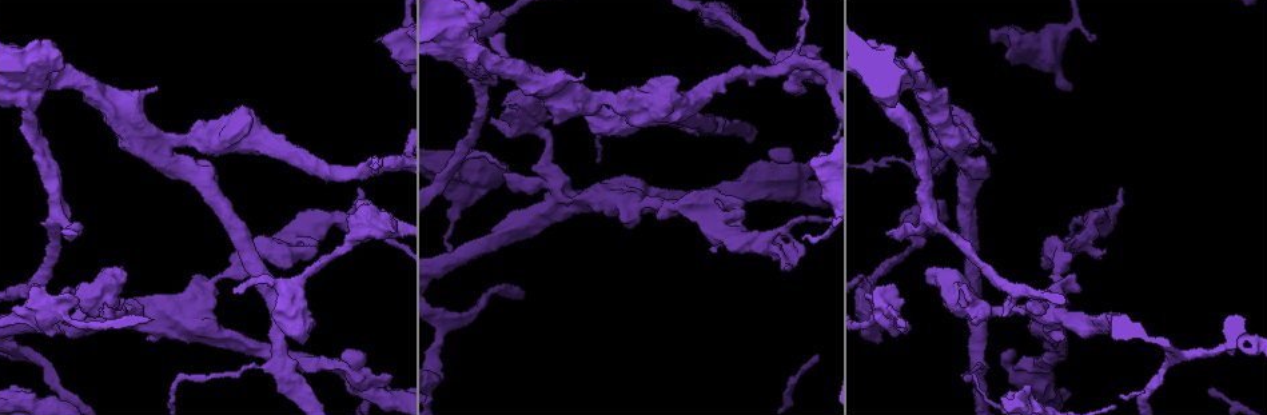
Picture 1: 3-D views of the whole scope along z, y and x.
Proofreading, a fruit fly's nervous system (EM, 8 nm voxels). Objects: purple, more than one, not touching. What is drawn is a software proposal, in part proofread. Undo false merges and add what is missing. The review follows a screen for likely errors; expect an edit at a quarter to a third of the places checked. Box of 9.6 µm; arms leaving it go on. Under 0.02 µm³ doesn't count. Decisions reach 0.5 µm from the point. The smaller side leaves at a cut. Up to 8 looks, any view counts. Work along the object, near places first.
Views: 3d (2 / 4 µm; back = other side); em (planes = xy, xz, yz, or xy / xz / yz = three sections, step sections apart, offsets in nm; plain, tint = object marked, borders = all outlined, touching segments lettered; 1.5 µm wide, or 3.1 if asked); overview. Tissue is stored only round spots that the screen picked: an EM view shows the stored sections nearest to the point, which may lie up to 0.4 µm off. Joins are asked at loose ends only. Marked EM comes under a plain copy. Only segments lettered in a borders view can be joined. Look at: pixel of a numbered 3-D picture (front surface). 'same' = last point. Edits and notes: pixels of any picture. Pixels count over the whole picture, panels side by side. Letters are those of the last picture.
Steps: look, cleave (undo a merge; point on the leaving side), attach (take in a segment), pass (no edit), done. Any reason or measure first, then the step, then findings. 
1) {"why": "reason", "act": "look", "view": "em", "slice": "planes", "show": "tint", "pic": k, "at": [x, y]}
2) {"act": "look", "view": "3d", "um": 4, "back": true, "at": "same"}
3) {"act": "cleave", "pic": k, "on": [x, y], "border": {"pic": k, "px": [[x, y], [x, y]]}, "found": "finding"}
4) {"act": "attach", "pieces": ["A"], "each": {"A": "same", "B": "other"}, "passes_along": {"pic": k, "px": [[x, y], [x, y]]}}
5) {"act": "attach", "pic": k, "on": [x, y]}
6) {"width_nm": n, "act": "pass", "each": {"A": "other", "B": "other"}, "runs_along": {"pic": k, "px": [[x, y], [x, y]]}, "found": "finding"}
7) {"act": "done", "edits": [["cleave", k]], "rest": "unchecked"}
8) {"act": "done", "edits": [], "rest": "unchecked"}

{"why": "sharp bend", "act": "look", "view": "3d", "um": 2, "pic": 1, "at": [950, 282]}

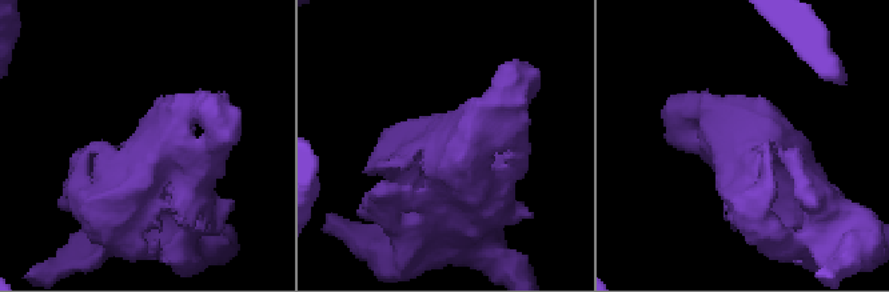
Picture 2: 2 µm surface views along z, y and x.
{"act": "look", "view": "em", "slice": "planes", "show": "borders", "pic": 2, "at": [450, 146]}

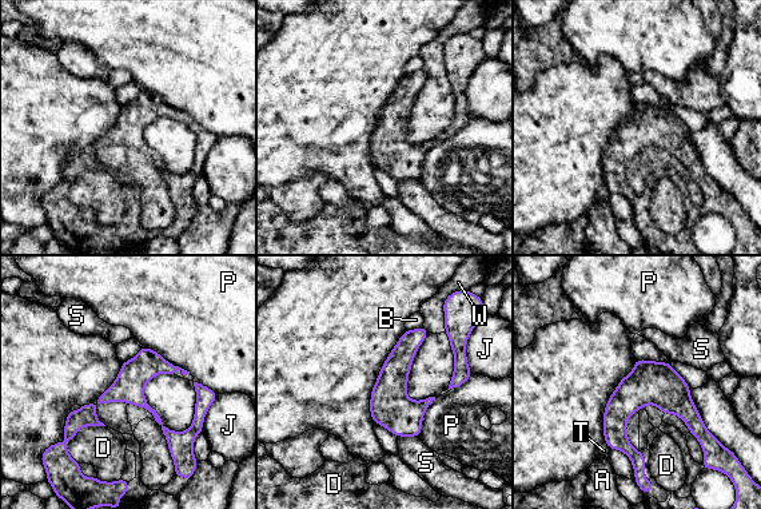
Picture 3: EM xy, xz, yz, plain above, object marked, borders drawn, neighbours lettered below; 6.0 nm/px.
{"width_nm": 190, "act": "pass", "each": {"A": "other", "B": "other", "D": "other", "J": "other", "P": "other", "S": "other", "T": "other", "W": "other"}, "found": "all the same neuron"}

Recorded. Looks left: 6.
{"why": "free end", "act": "look", "view": "em", "slice": "yz", "step": 4, "show": "tint", "pic": 1, "at": [503, 34]}

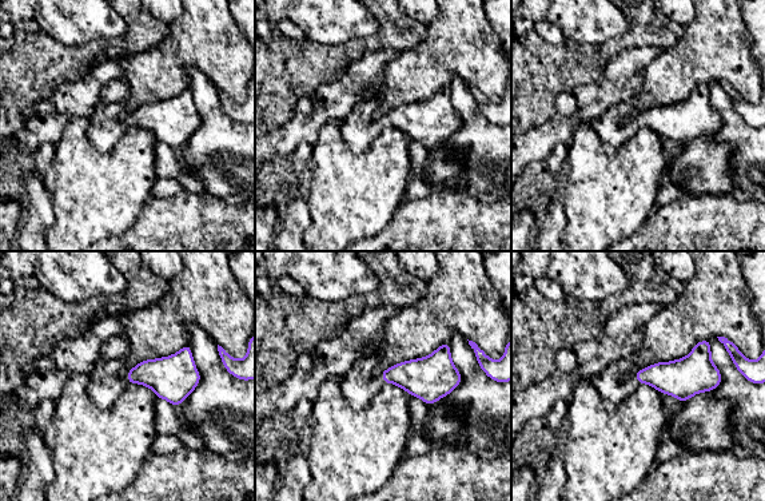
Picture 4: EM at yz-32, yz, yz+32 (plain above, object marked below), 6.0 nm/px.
{"act": "look", "view": "em", "slice": "planes", "show": "borders", "at": "same"}

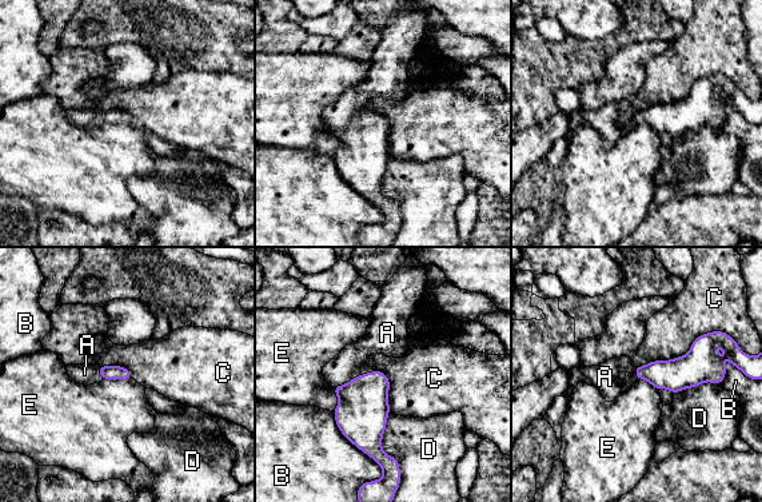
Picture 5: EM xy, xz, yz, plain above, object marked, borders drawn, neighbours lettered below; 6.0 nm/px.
{"act": "attach", "pieces": ["A"], "each": {"A": "same", "B": "other", "C": "other", "D": "other", "E": "other"}, "found": "the neuron continues"}

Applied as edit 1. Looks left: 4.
{"why": "free end", "act": "look", "view": "3d", "um": 2, "pic": 1, "at": [391, 376]}

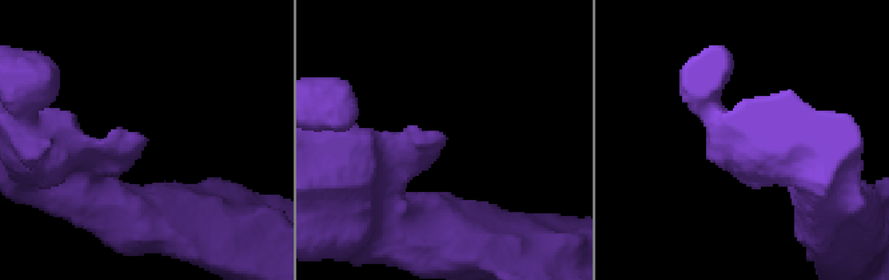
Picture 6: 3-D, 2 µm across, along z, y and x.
{"why": "now the EM", "act": "look", "view": "em", "slice": "yz", "step": 8, "show": "borders", "pic": 6, "at": [441, 135]}

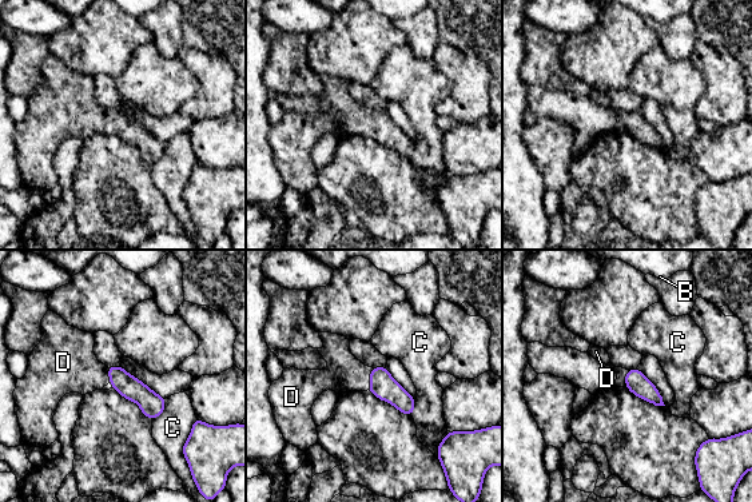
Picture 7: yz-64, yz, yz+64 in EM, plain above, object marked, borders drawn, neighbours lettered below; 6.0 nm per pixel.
{"width_nm": 140, "act": "attach", "pieces": ["D"], "each": {"B": "other", "C": "other", "D": "same"}, "passes_along": {"pic": 7, "px": [[382, 385], [370, 378], [345, 373]]}, "found": "the neuron continues"}

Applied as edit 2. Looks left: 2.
{"act": "done", "edits": [["attach", 5], ["attach", 7]], "rest": "unchecked"}

